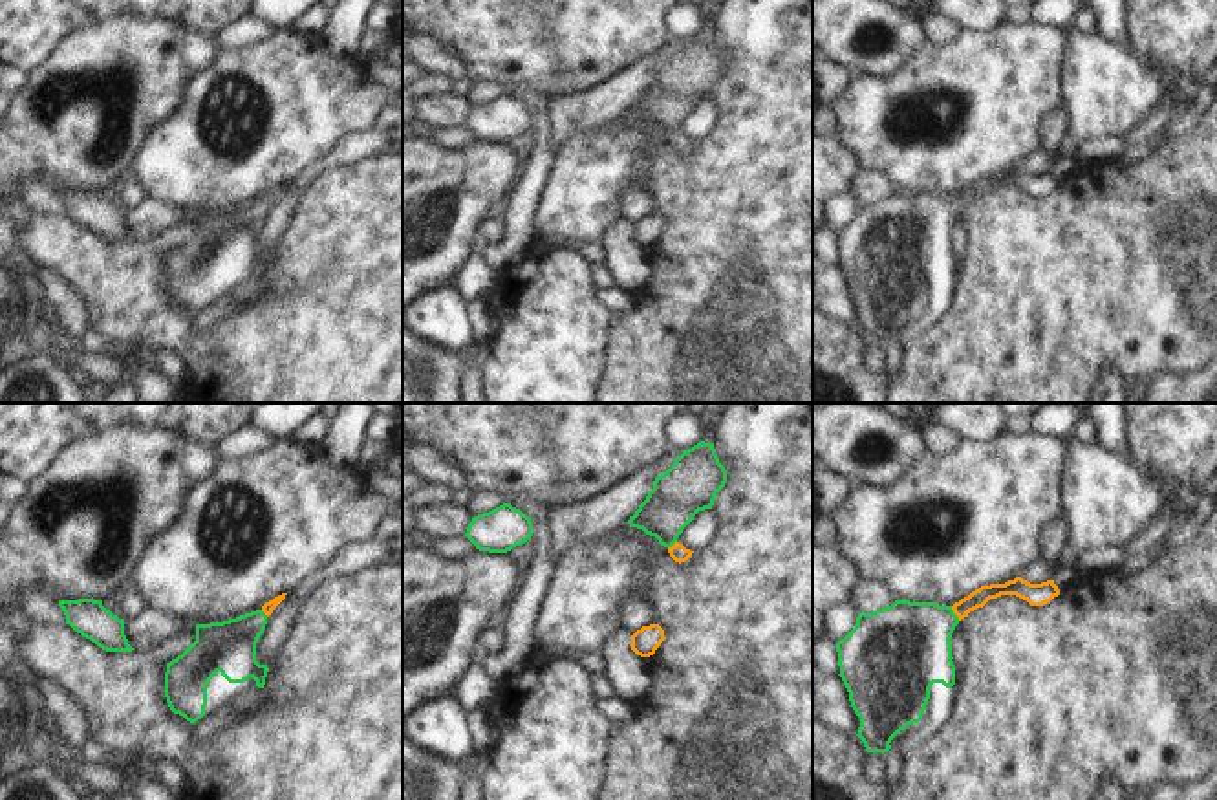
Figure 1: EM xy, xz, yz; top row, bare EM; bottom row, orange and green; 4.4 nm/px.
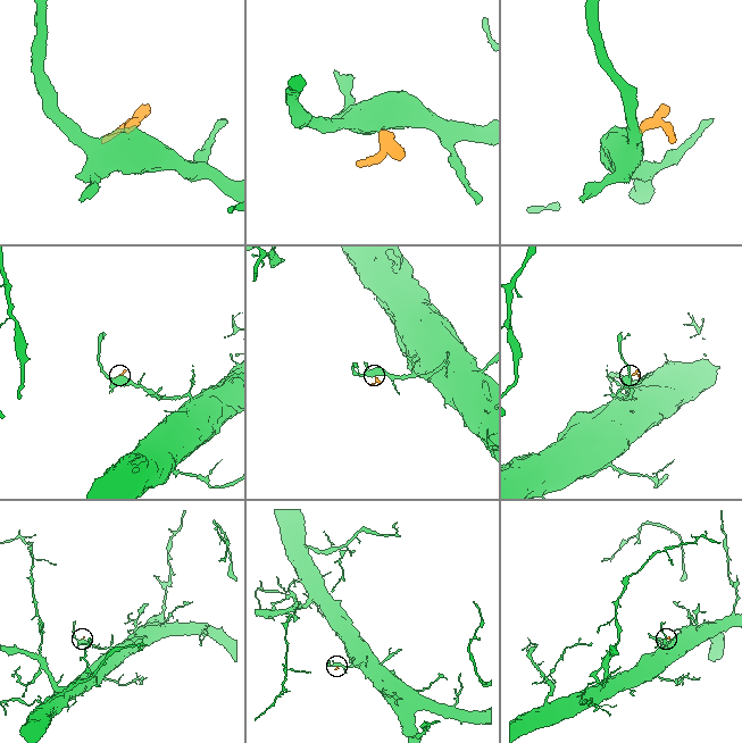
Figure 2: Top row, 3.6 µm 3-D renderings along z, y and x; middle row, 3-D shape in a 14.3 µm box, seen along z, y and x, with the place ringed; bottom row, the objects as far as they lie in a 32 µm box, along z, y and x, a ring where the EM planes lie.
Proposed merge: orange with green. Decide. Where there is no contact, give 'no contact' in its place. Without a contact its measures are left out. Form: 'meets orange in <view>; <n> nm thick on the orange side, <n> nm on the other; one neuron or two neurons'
meets orange in yz; 80 nm thick on the orange side, 360 nm on the other; one neuron

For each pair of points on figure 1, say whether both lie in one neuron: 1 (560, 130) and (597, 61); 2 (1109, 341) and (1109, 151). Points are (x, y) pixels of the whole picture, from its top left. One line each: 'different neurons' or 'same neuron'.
1: different neurons
2: different neurons

